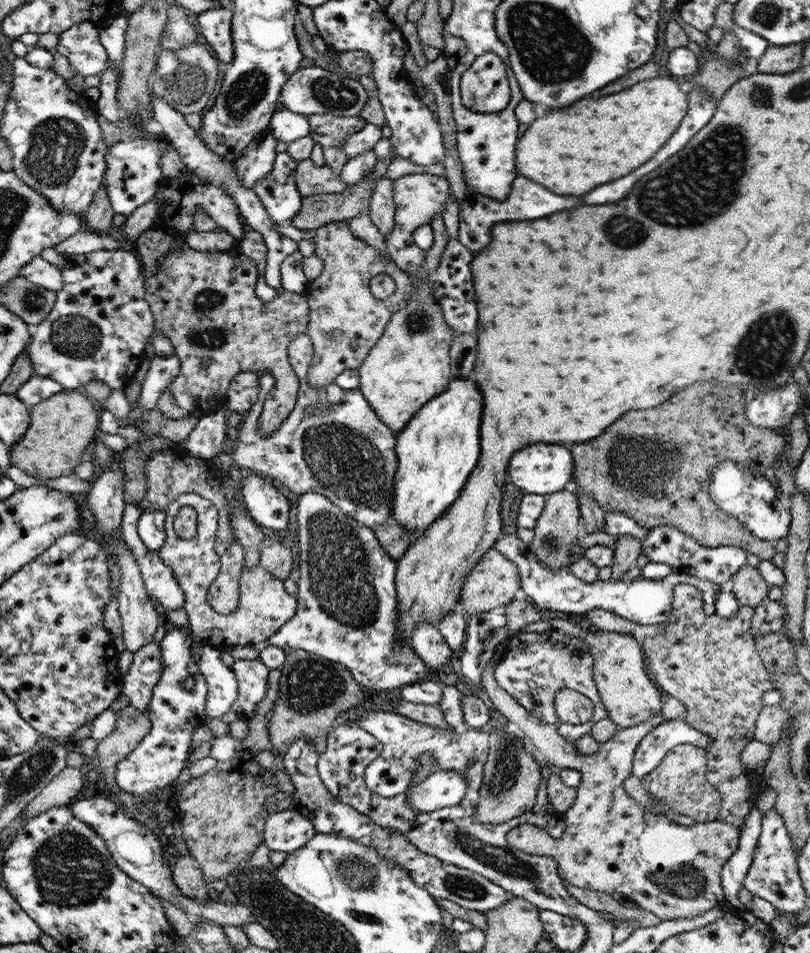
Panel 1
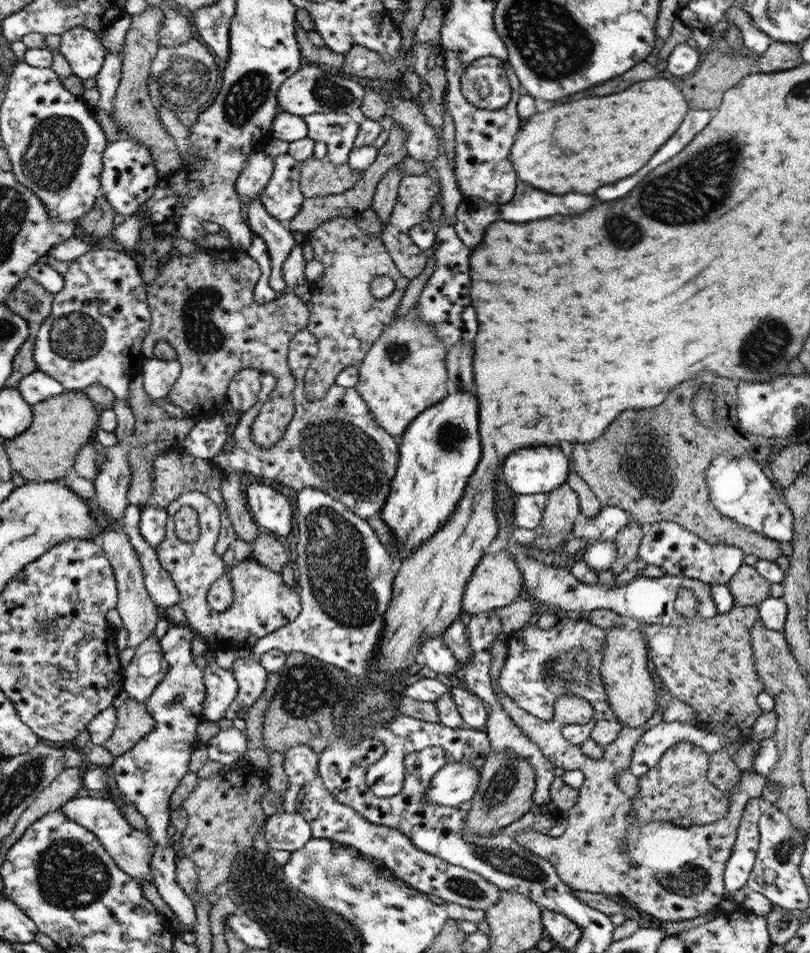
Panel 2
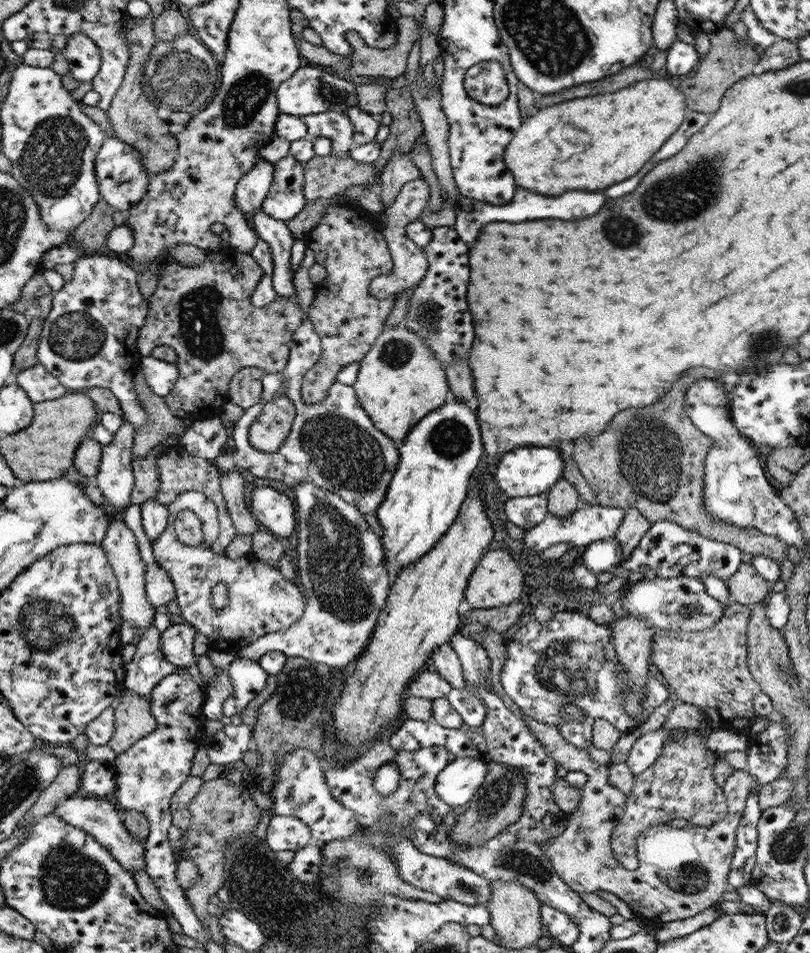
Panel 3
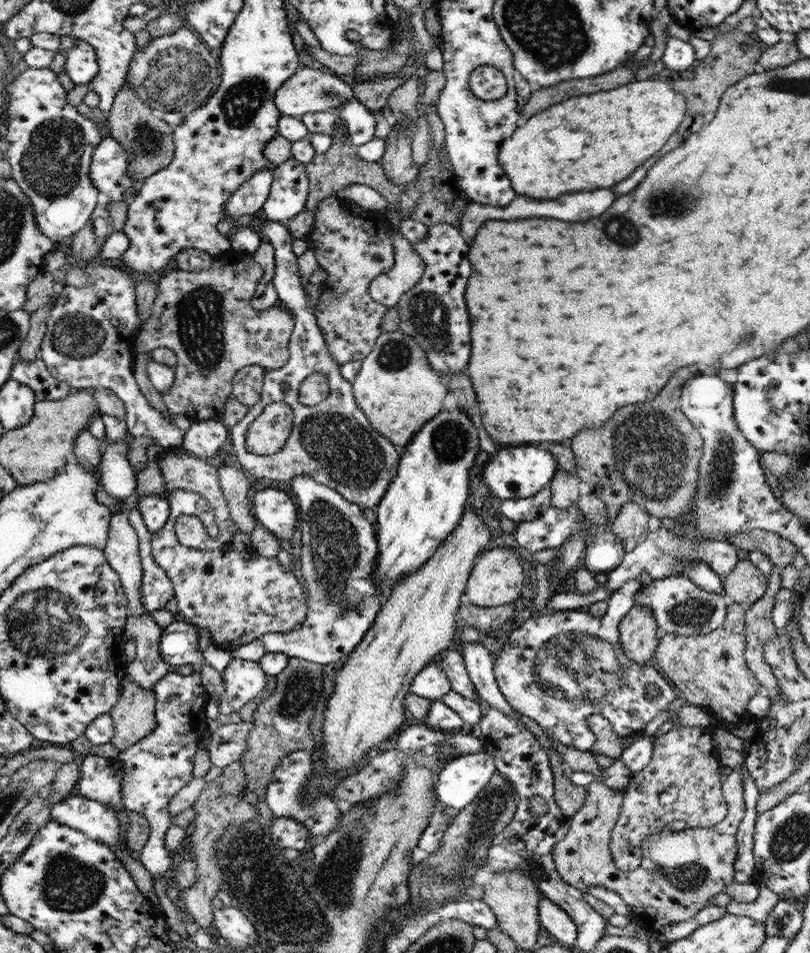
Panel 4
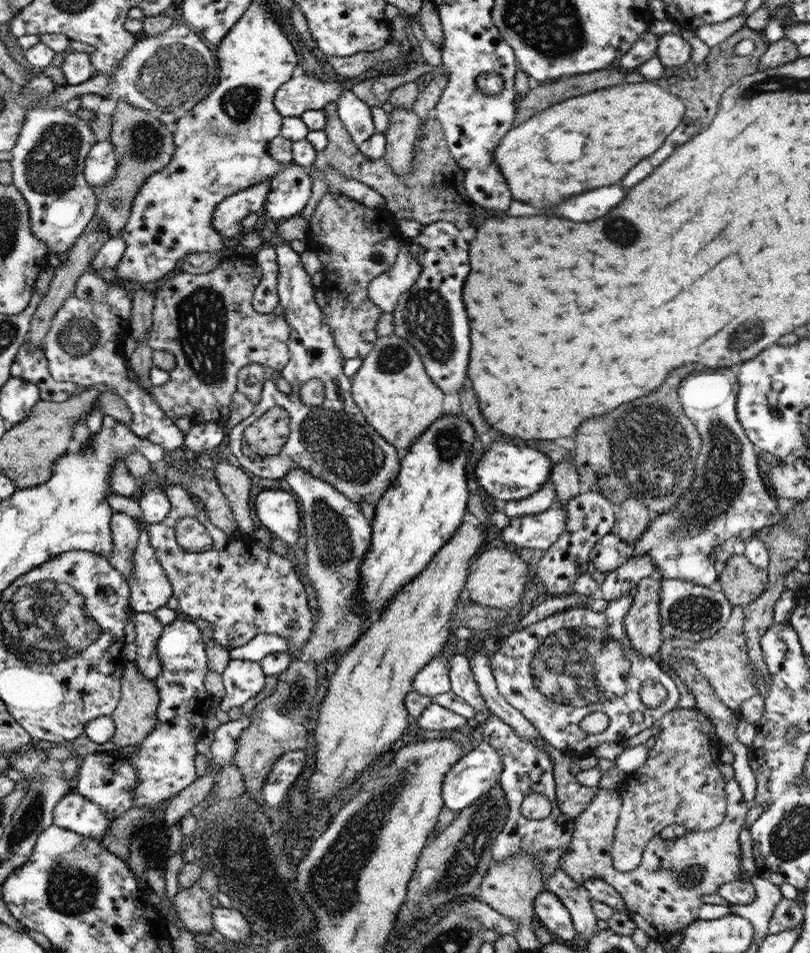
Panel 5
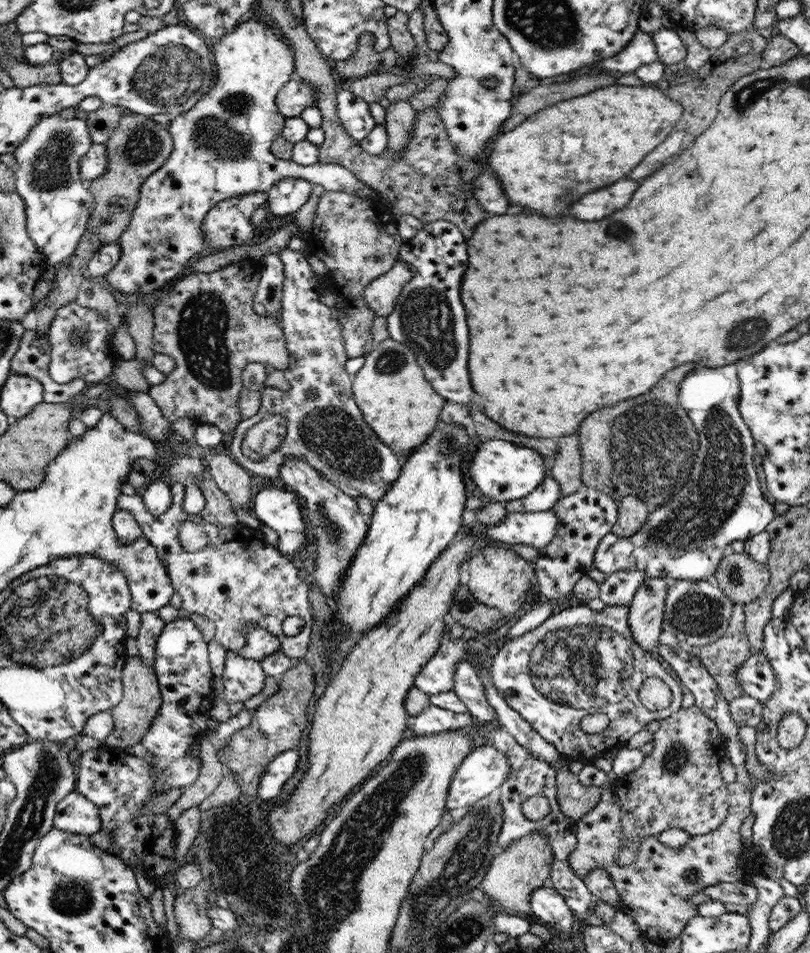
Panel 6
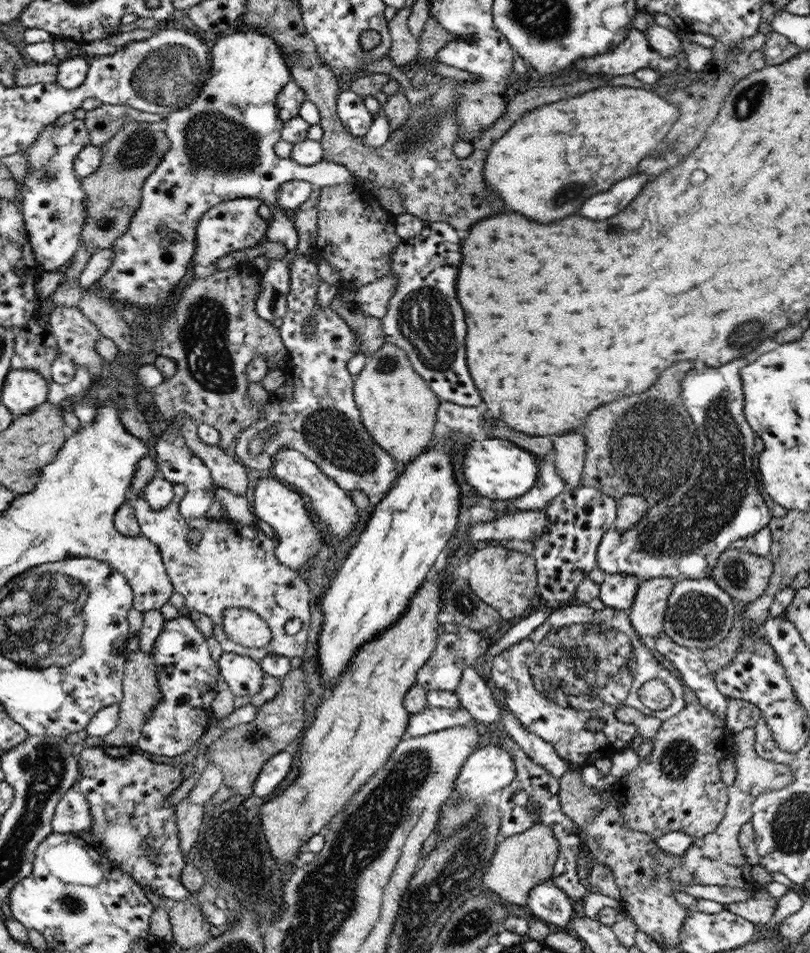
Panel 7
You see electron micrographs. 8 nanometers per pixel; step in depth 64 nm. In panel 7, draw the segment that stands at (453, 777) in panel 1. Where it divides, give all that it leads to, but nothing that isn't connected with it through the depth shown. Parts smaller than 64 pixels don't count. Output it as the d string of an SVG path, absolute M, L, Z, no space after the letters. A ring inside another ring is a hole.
M497 744L478 746L458 773L452 796L448 799L454 805L458 801L483 800L494 791L509 786L516 777L514 760L506 750Z

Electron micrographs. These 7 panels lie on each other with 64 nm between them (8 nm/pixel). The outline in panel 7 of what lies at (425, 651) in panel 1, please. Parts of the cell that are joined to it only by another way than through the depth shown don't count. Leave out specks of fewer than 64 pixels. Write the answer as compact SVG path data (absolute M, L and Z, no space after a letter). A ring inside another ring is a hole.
M466 667L456 687L461 704L472 714L474 722L485 727L498 728L502 712L496 703L495 691L489 681L484 681L474 667Z

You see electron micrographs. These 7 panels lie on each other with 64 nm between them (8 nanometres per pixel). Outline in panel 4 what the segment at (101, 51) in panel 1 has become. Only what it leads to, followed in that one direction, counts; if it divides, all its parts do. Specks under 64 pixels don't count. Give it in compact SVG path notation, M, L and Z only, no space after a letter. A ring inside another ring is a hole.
M76 39L76 45L63 53L66 56L63 72L66 72L74 84L90 84L99 74L98 53L90 43Z

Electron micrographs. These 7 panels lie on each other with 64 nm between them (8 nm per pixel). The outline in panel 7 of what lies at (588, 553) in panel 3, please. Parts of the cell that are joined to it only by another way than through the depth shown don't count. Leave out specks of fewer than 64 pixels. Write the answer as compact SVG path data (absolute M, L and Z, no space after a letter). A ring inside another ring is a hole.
M746 357L732 360L718 368L698 364L688 371L682 381L682 401L698 429L700 450L687 478L670 495L650 505L642 520L626 532L610 529L598 545L596 568L607 575L636 576L639 582L657 577L698 580L712 575L720 554L735 540L742 540L766 528L771 510L758 492L758 480L752 464L754 434L744 416L744 390L740 382L740 369L747 365Z

